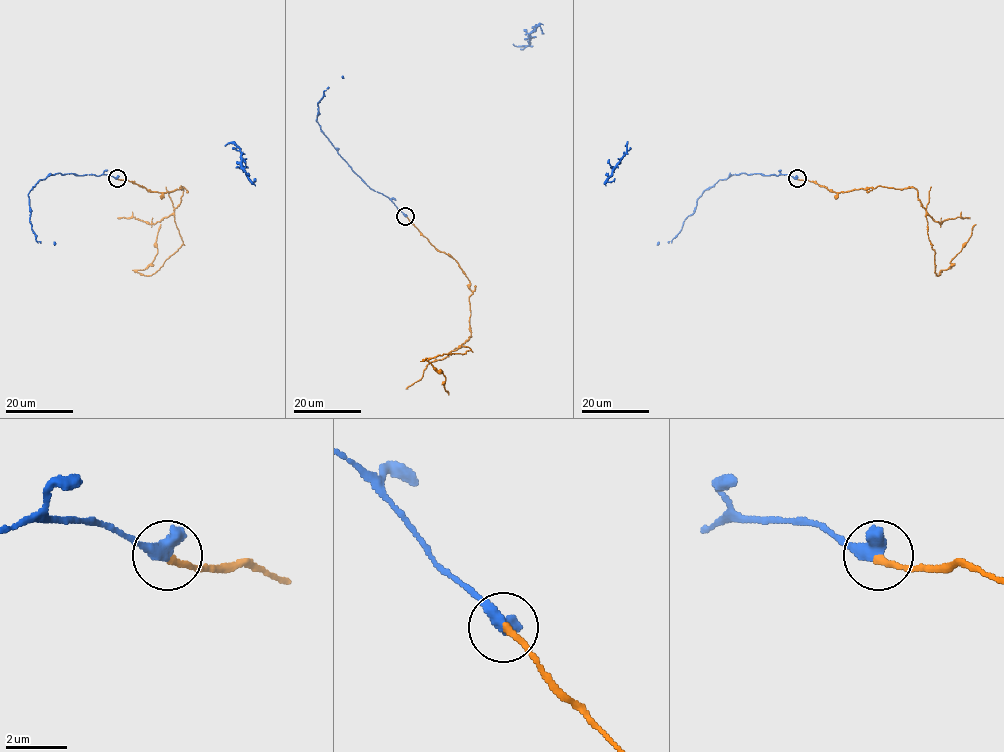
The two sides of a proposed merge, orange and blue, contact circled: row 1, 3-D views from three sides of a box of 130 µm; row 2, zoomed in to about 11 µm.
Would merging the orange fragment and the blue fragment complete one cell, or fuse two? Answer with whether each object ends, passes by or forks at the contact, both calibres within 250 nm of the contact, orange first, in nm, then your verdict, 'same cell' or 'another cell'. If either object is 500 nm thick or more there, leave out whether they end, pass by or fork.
calibres 200 and 600 nm; another cell

